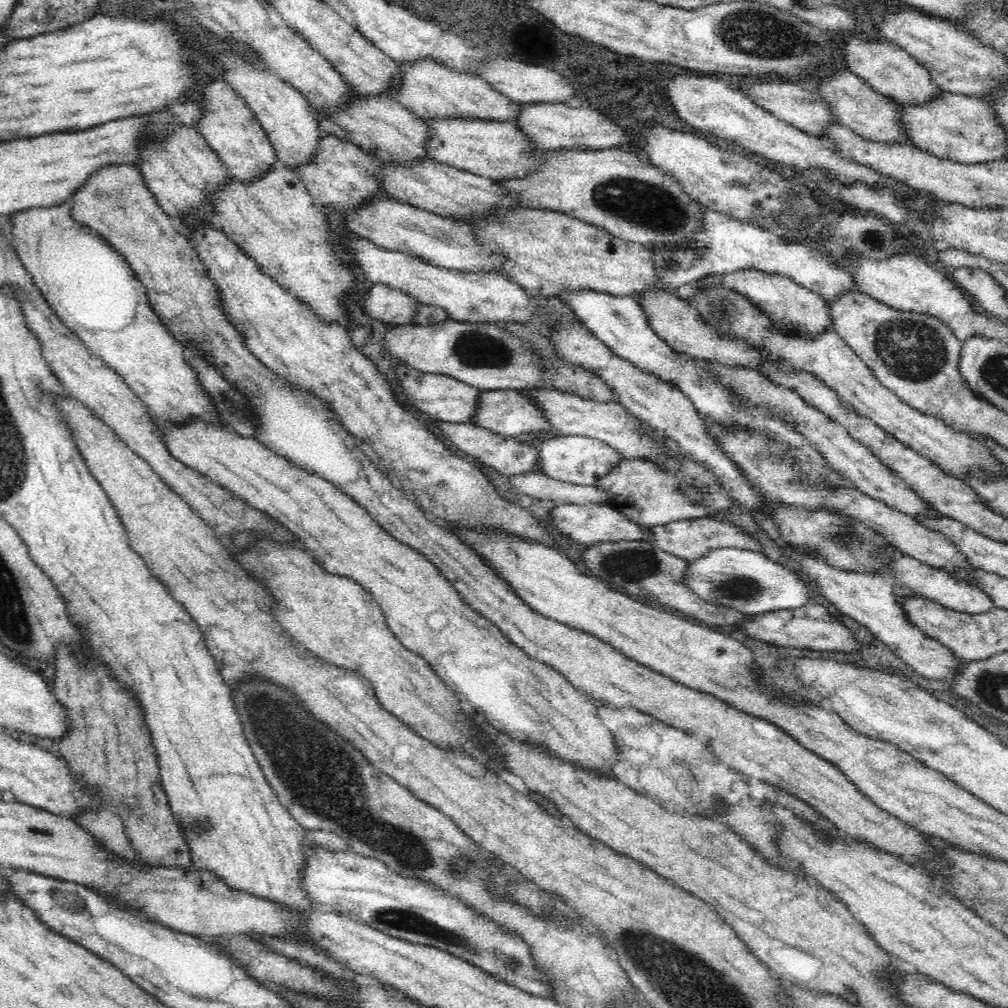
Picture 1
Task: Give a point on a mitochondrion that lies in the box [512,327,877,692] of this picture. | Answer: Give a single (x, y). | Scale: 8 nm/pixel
(630, 564)

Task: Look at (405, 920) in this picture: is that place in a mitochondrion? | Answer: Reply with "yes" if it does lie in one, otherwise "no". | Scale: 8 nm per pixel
yes

